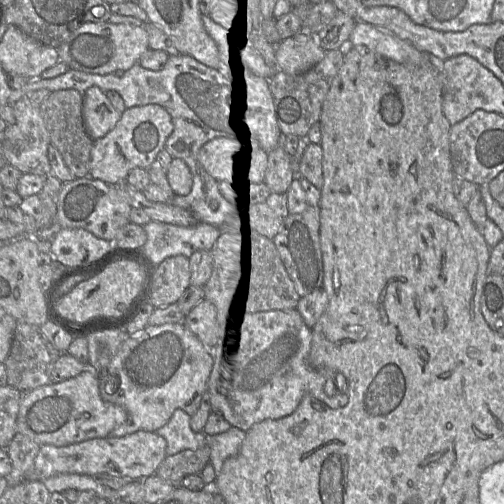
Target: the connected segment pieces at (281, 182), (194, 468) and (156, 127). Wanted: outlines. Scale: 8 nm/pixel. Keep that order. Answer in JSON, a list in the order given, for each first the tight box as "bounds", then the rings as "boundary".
[{"bounds":[264,146,299,194],"boundary":[[[282,146],[269,151],[264,181],[272,193],[285,194],[293,179],[299,180],[292,172],[292,158]]]},{"bounds":[156,445,210,484],"boundary":[[[205,445],[196,450],[186,449],[167,455],[157,468],[156,475],[172,484],[180,484],[189,474],[199,474],[210,462],[210,447]]]},{"bounds":[89,104,172,185],"boundary":[[[148,104],[126,108],[115,127],[104,137],[94,140],[89,177],[111,185],[125,183],[132,169],[147,169],[155,161],[172,131],[171,116],[163,107]]]}]

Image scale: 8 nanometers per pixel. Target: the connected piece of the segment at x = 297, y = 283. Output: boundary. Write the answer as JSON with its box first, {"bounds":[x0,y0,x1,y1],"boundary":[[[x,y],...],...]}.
{"bounds":[272,205,324,298],"boundary":[[[308,205],[302,213],[289,214],[272,239],[300,298],[323,288],[324,269],[319,230],[320,206]]]}

